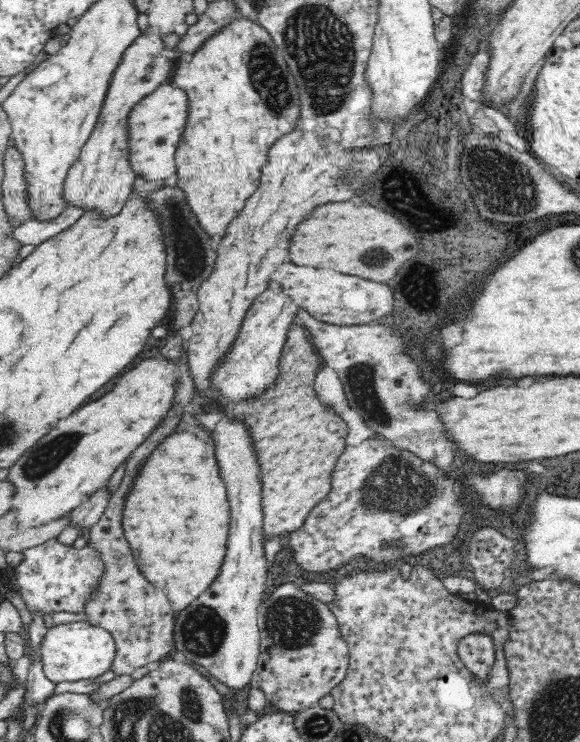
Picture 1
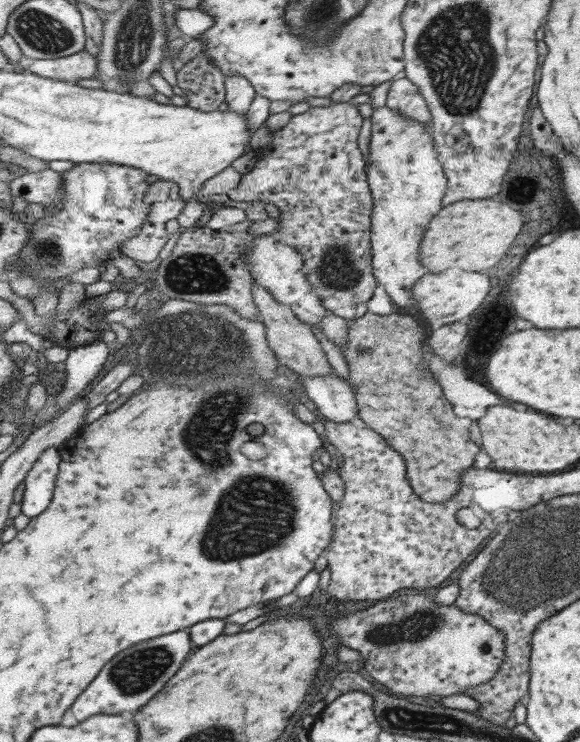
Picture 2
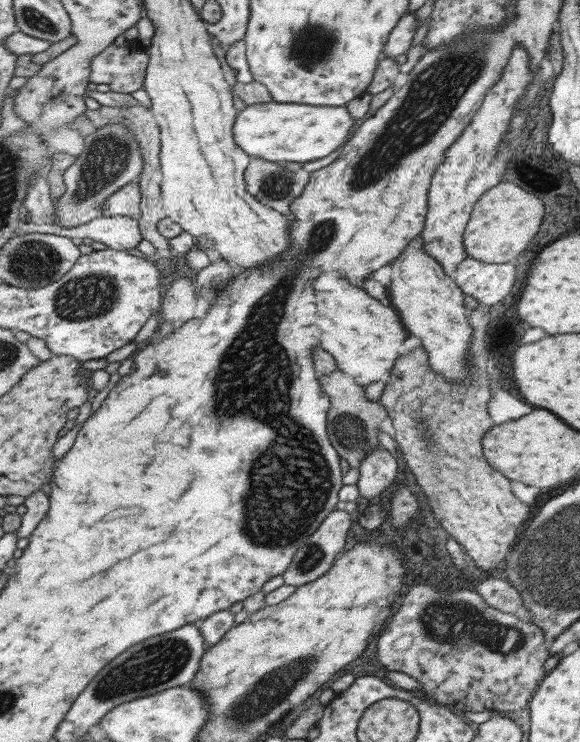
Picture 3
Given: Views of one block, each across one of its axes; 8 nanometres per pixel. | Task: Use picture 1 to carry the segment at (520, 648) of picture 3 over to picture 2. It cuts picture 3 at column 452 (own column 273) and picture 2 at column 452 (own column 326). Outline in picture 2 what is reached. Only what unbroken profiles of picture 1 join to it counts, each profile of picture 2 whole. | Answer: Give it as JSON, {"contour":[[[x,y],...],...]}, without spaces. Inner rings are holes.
{"contour":[[[401,592],[395,596],[389,596],[385,600],[379,600],[367,610],[355,612],[351,616],[337,616],[331,618],[329,624],[331,634],[341,638],[341,644],[357,650],[361,654],[361,664],[365,666],[367,674],[381,686],[389,690],[393,696],[421,696],[425,698],[427,694],[445,698],[445,696],[463,696],[467,688],[479,686],[495,676],[499,670],[505,652],[505,636],[491,624],[487,624],[479,614],[467,614],[461,612],[457,606],[449,604],[437,604],[435,600],[431,602],[427,596],[419,596],[419,592]]]}

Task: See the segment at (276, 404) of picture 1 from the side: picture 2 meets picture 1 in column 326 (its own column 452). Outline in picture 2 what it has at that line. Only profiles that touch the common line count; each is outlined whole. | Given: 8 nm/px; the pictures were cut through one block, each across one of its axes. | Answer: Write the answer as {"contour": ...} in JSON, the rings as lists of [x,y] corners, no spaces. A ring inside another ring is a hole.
{"contour":[[[363,314],[363,318],[349,320],[347,332],[347,350],[343,352],[349,364],[349,380],[355,388],[355,404],[357,404],[357,418],[367,424],[367,428],[379,432],[385,442],[395,448],[403,456],[407,464],[407,478],[415,488],[415,494],[423,502],[441,504],[447,502],[459,490],[459,478],[463,470],[473,468],[473,460],[479,454],[477,444],[469,440],[469,426],[471,422],[465,418],[457,418],[451,412],[451,404],[443,398],[443,390],[437,384],[435,376],[429,372],[427,362],[429,356],[425,352],[427,330],[421,328],[411,316],[403,314]]]}

